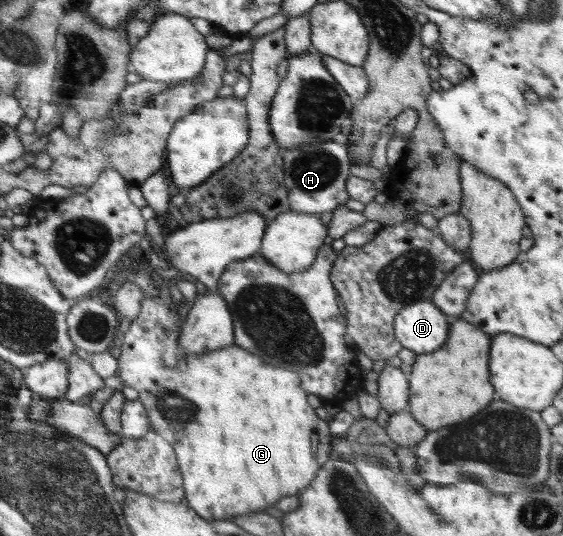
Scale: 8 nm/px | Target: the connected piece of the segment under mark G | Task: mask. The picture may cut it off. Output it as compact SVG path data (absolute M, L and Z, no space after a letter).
M166 282L160 287L161 293L158 298L144 298L137 315L137 318L131 322L129 331L121 335L123 344L121 344L121 355L118 359L119 376L116 384L122 386L131 386L136 388L138 399L142 402L148 414L148 419L152 429L161 435L176 451L177 462L179 463L182 474L182 483L184 488L184 498L187 499L188 506L196 511L201 518L208 520L229 520L240 514L249 514L253 512L264 512L269 506L274 506L277 501L284 497L299 495L315 480L316 474L323 468L329 458L329 442L331 434L327 428L327 422L321 420L315 414L315 408L309 406L305 391L301 388L301 375L293 370L283 370L279 366L267 364L261 360L260 356L255 356L252 352L245 350L239 345L233 344L231 347L217 351L201 353L201 355L185 355L181 351L179 338L181 337L181 328L183 322L179 322L178 306L174 306L170 299L170 288Z

